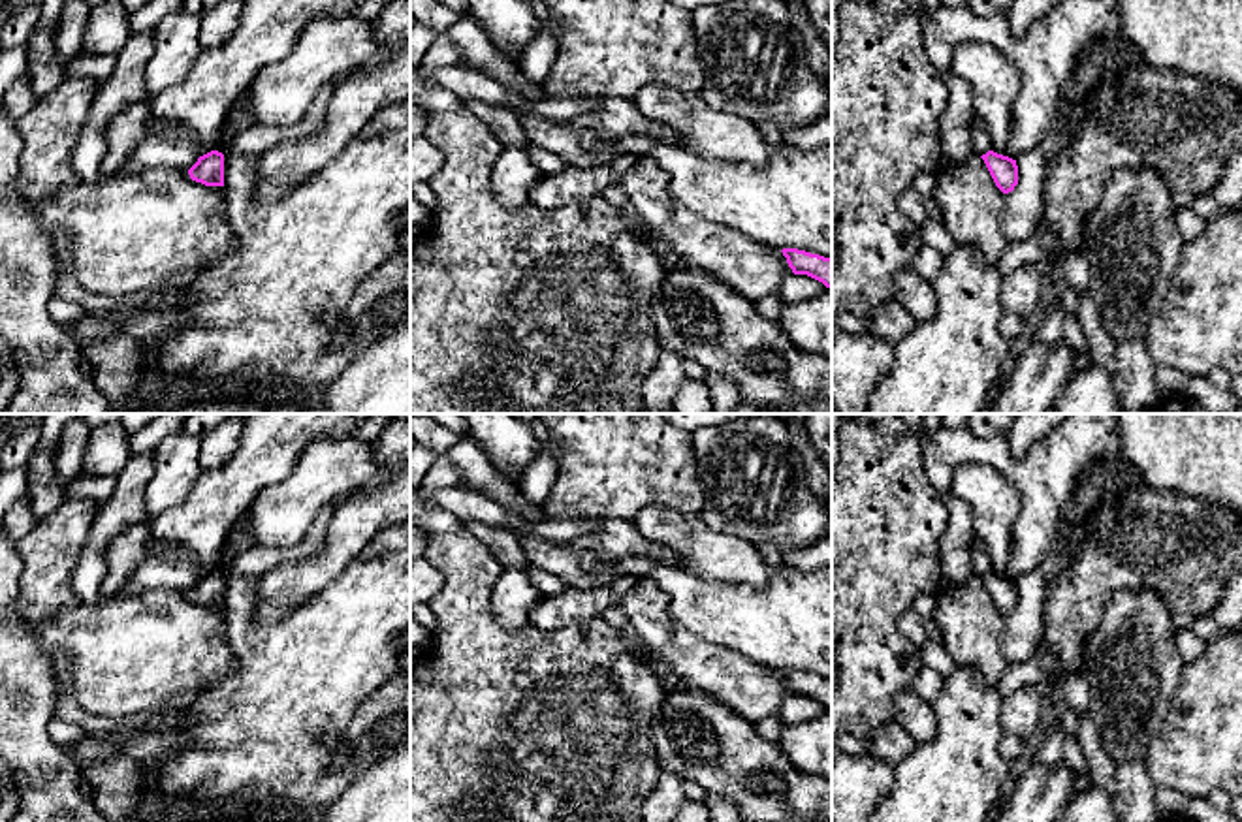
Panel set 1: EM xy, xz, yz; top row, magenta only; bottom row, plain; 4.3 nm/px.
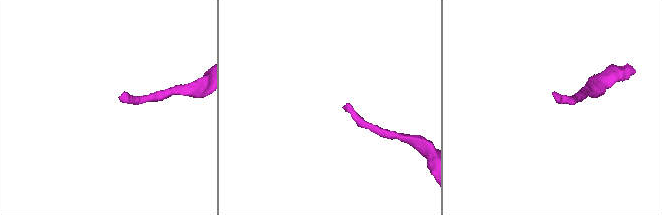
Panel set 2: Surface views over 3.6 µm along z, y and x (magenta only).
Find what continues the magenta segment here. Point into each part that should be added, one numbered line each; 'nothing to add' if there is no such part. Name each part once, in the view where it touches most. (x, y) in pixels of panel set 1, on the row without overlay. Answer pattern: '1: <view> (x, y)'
1: xy (153, 574)

